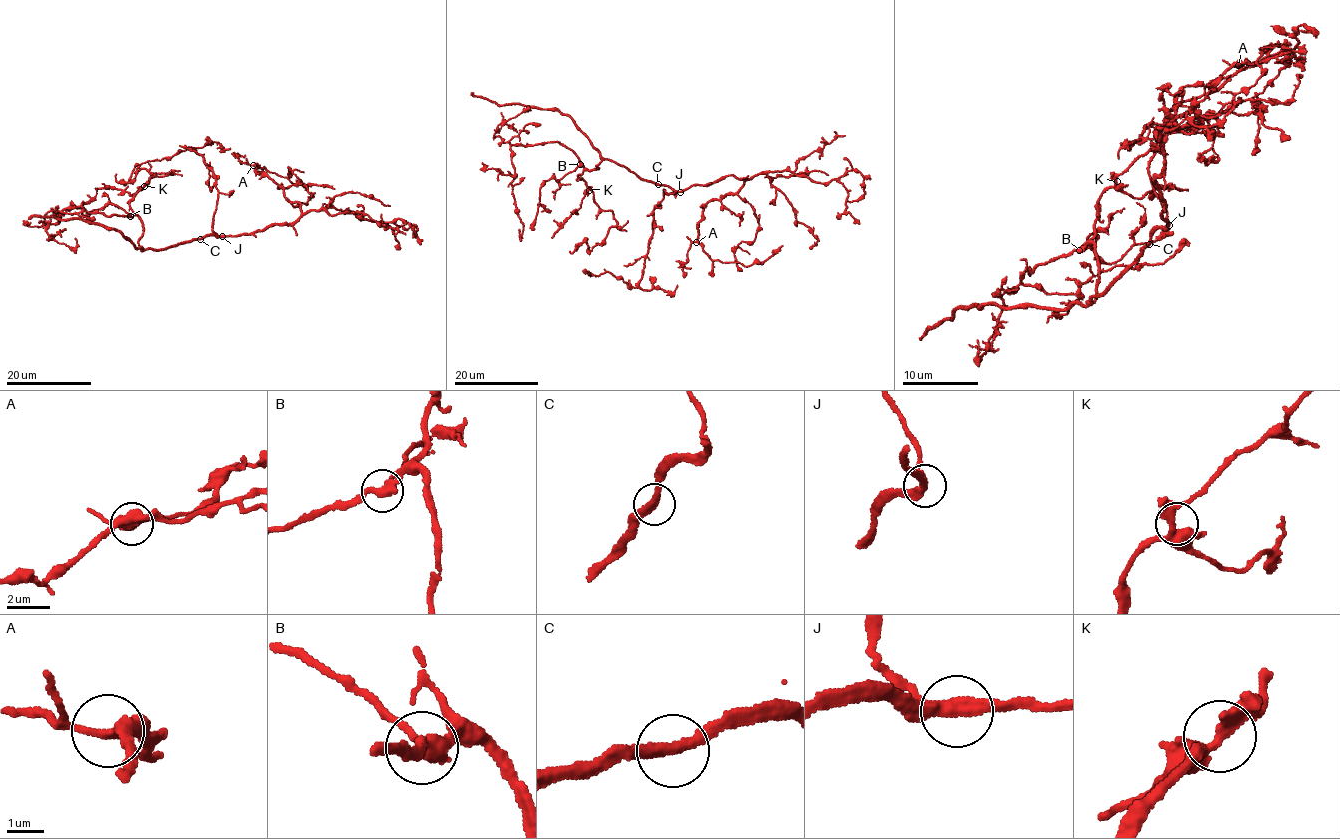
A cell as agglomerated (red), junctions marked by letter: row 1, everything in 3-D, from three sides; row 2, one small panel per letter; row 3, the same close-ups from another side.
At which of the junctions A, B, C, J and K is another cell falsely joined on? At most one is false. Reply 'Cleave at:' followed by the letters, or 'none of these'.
Cleave at: none of these

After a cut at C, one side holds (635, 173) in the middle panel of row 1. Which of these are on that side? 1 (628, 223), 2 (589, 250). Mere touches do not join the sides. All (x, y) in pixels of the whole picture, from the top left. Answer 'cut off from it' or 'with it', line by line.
1: with it
2: with it

